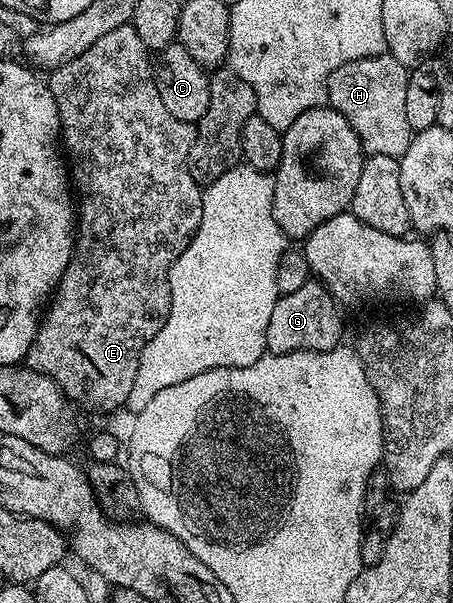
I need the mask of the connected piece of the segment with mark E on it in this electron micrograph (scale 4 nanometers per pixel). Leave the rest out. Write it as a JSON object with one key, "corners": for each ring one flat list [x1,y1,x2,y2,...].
{"corners":[[132,24,116,28,100,36,88,52,80,52,76,60,68,60,63,66,57,66,49,71,48,85,52,96,56,100,56,108,62,125,61,141,64,143,65,153,68,155,69,165,72,167,72,186,76,191,76,241,74,254,70,258,64,276,58,281,58,288,54,291,41,315,38,331,30,345,29,352,24,359,25,365,31,370,48,376,60,387,70,399,71,403,79,407,87,406,90,410,114,410,125,407,128,396,132,392,132,384,136,380,136,368,140,368,140,356,147,344,159,334,162,325,170,311,170,269,172,264,188,248,194,239,194,233,200,228,202,215,203,187,196,180,192,180,190,171,190,149,194,143,195,123,176,120,164,103,160,101,160,92,156,92,154,83,154,68,152,65,152,51,140,38,140,33]]}

